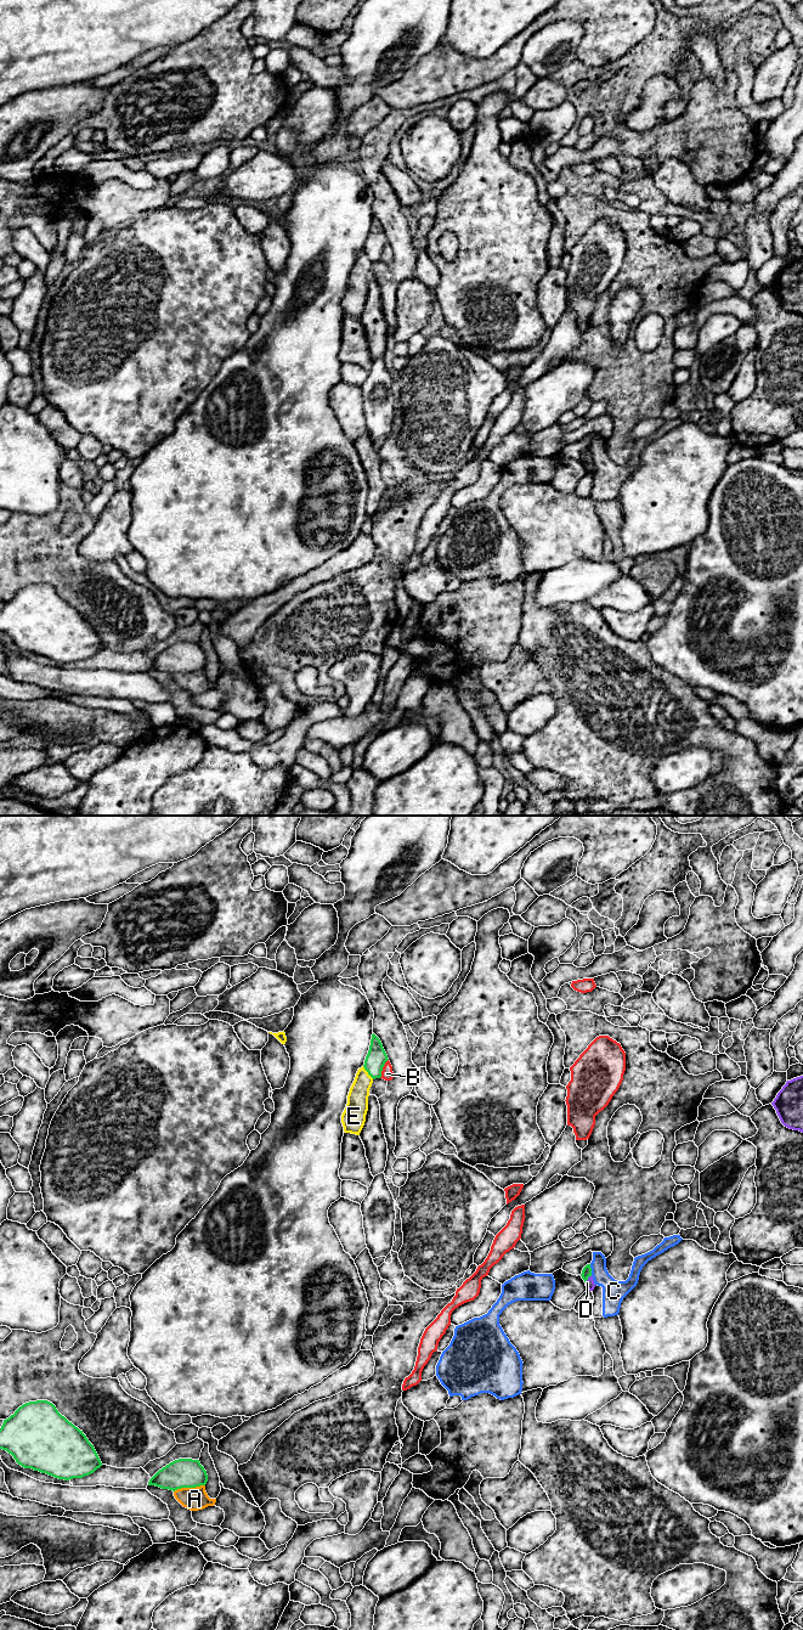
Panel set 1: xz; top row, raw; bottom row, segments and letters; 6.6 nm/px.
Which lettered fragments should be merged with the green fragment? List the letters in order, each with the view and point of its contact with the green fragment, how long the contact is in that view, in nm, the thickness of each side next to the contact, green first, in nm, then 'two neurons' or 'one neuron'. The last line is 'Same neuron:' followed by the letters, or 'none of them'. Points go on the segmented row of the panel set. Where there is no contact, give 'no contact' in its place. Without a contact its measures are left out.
A: xz (188, 1487) | 220 nm | 190/150 nm | two neurons
B: xz (382, 1069) | 140 nm | 140/80 nm | two neurons
C: xz (591, 1270) | 80 nm | 60/150 nm | two neurons
D: xz (587, 1279) | 60 nm | 60/60 nm | two neurons
E: xz (367, 1071) | 120 nm | 140/140 nm | two neurons
Same neuron: none of them

